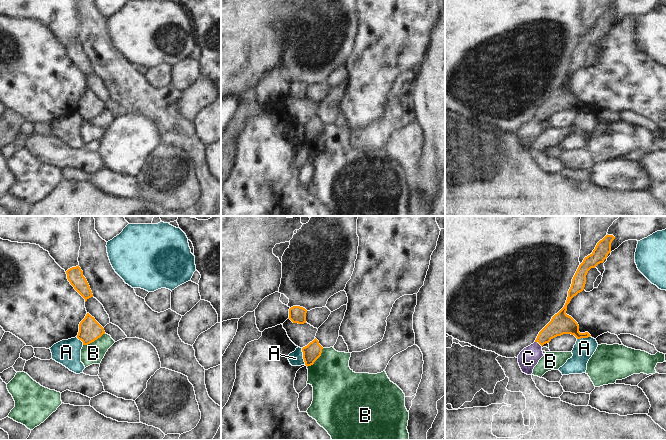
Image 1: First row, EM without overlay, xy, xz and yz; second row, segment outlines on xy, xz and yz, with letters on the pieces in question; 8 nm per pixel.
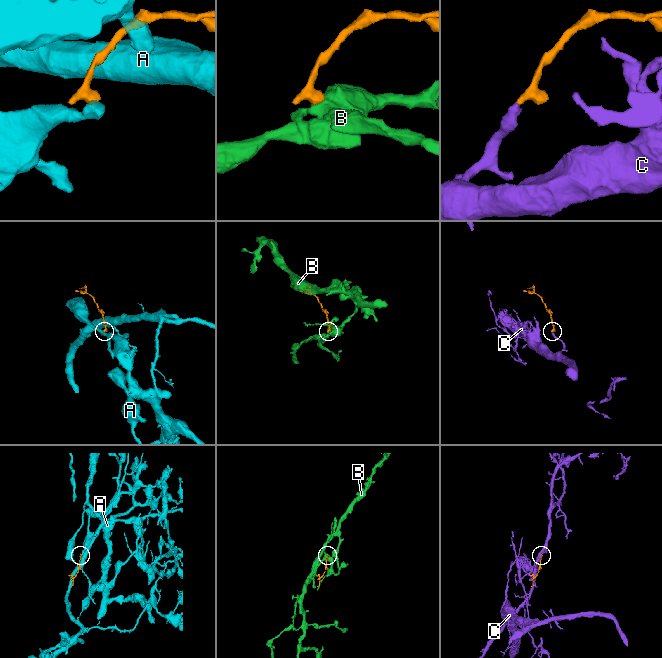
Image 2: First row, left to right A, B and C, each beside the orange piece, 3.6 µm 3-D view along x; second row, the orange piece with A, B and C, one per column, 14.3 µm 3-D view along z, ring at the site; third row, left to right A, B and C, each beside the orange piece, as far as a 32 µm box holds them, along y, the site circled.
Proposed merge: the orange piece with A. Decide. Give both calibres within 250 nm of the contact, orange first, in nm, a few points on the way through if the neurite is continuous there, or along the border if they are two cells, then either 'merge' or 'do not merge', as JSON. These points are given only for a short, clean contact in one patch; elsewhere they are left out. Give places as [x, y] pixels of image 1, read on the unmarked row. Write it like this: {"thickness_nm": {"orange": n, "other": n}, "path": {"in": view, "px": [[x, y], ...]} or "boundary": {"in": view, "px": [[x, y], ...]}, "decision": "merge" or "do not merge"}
{"thickness_nm": {"orange": 140, "other": 120}, "boundary": {"in": "xz", "px": [[301, 124], [305, 140]]}, "decision": "do not merge"}

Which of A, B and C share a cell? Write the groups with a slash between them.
A / B / C

